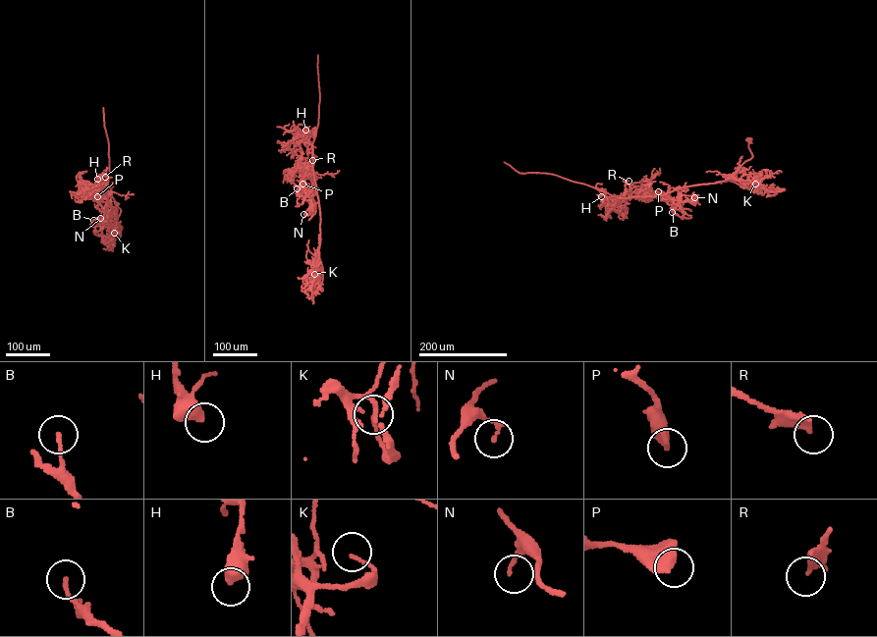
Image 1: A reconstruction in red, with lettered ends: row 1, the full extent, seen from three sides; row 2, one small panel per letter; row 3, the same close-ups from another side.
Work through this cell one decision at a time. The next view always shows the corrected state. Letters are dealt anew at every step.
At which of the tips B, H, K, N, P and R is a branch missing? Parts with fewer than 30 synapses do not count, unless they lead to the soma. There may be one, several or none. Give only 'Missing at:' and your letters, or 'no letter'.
Missing at: no letter

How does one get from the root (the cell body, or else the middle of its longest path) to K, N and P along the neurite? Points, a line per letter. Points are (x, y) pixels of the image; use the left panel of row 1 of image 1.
K: (111, 186), (110, 193), (121, 210), (117, 233), (114, 233)
N: (111, 186), (110, 193), (120, 214), (116, 219), (116, 211), (112, 207), (108, 221), (100, 218)
P: (111, 186), (110, 193), (121, 209), (117, 219), (114, 208), (107, 212), (94, 200), (93, 193), (97, 196)

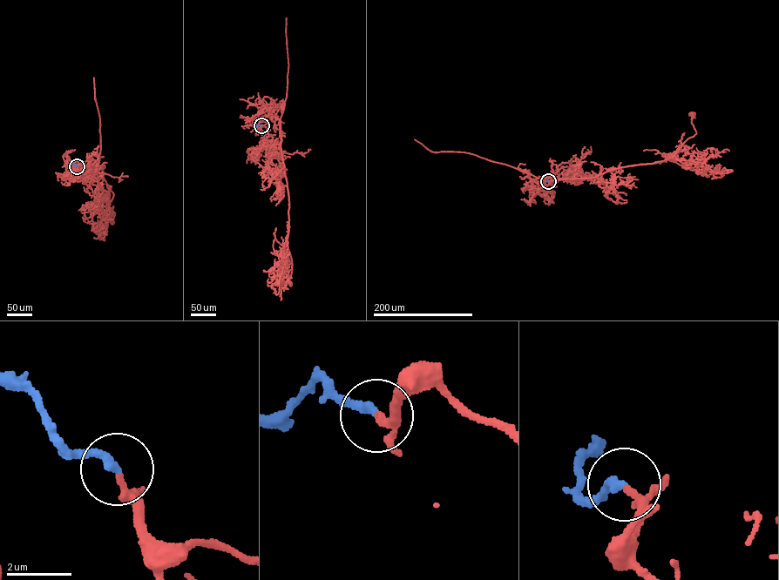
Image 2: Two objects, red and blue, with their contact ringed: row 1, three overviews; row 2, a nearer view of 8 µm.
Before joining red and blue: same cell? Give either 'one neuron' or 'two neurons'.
one neuron

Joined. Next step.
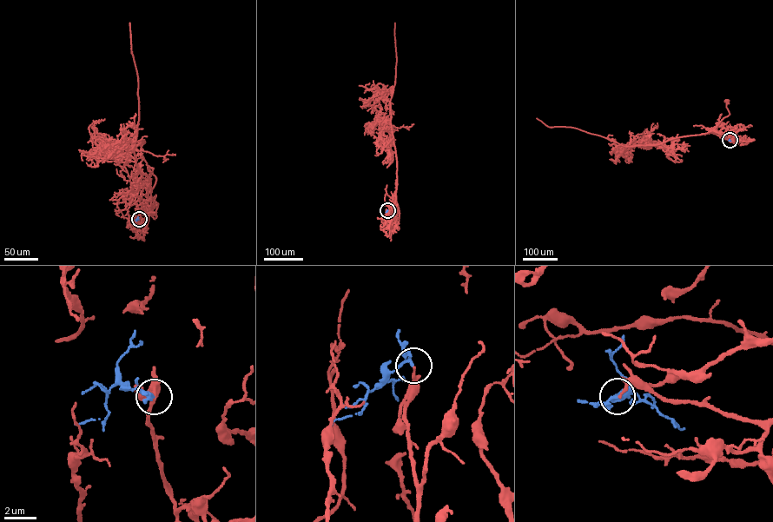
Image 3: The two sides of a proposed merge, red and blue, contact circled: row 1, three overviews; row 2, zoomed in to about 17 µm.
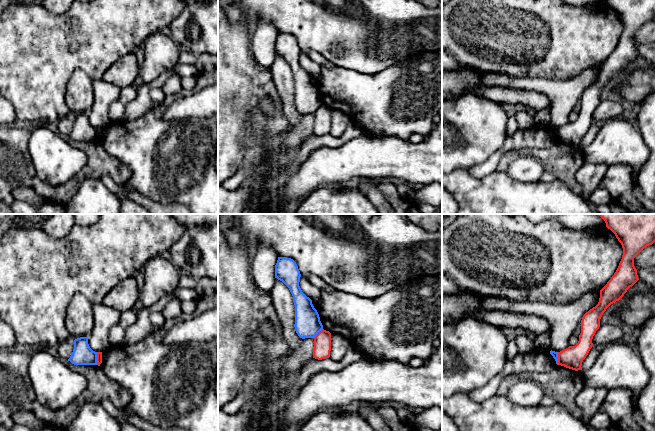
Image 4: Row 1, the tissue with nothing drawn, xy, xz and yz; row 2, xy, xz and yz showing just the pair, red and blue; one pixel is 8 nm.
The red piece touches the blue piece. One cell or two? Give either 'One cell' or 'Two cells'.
Two cells

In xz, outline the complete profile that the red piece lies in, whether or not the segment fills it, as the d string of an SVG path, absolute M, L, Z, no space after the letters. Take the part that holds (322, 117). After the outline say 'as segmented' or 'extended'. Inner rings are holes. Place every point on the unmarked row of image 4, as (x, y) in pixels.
M322 105L314 113L313 134L322 136L330 133L331 109Z | as segmented

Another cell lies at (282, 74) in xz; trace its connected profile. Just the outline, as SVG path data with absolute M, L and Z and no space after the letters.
M275 54L274 63L270 66L273 81L282 101L283 116L290 126L296 126L302 119L302 114L295 107L295 81L289 64Z

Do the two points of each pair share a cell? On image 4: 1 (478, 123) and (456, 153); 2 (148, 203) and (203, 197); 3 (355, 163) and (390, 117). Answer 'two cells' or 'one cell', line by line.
1: one cell
2: two cells
3: two cells

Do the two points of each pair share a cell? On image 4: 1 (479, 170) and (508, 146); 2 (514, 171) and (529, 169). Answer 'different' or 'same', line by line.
1: same
2: same

